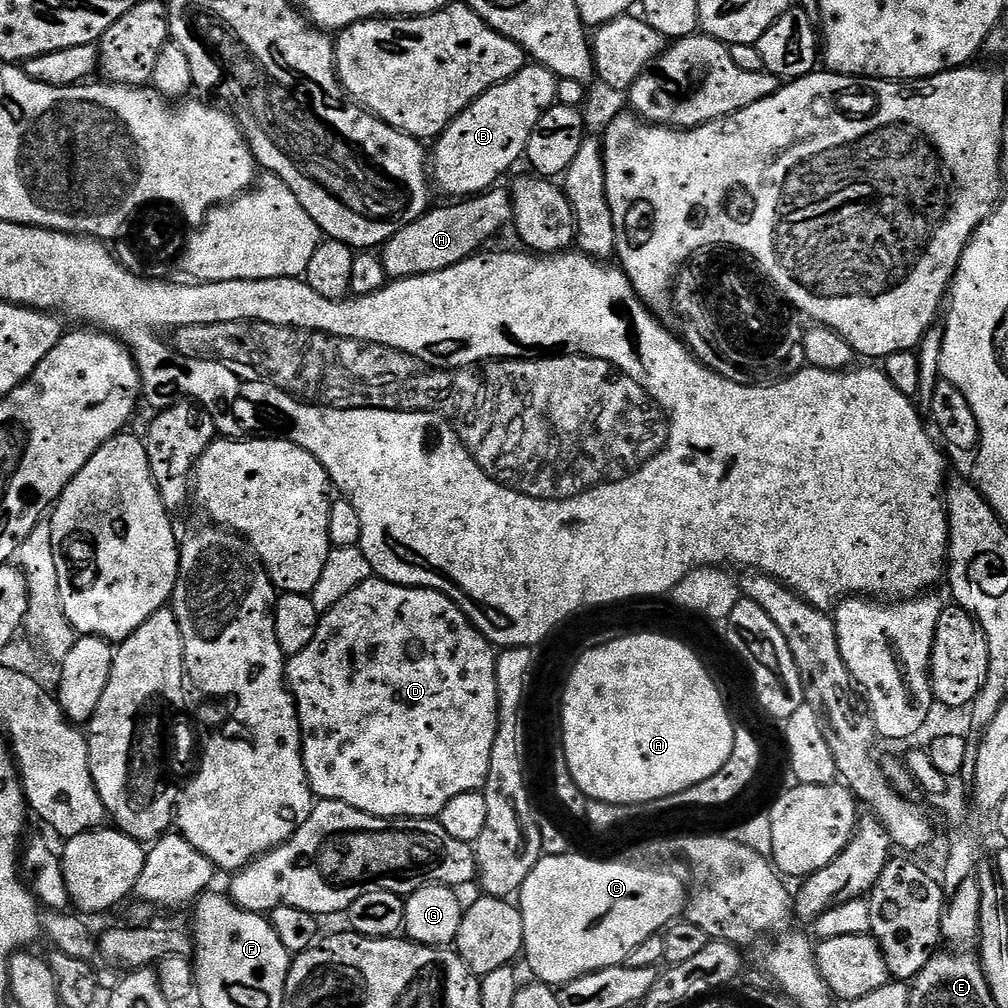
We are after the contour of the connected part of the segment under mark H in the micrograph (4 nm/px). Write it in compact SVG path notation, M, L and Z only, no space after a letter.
M496 186L479 196L448 202L445 208L429 207L422 218L410 222L410 226L402 226L398 234L383 244L379 258L392 280L405 280L446 270L477 255L487 240L494 239L507 224L509 227L512 223L512 197L509 189Z

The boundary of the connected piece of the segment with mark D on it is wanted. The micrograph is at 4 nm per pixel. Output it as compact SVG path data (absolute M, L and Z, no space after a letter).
M373 578L350 590L342 602L321 615L318 630L314 638L310 638L310 646L291 657L286 664L286 683L292 697L296 699L296 713L300 719L300 748L304 752L304 769L313 797L346 802L346 806L354 806L354 810L362 810L384 820L426 820L439 817L446 802L458 798L458 794L481 791L490 770L490 754L494 750L494 738L498 734L500 721L497 655L497 649L469 622L467 614L449 596L432 588L406 588L403 584Z

